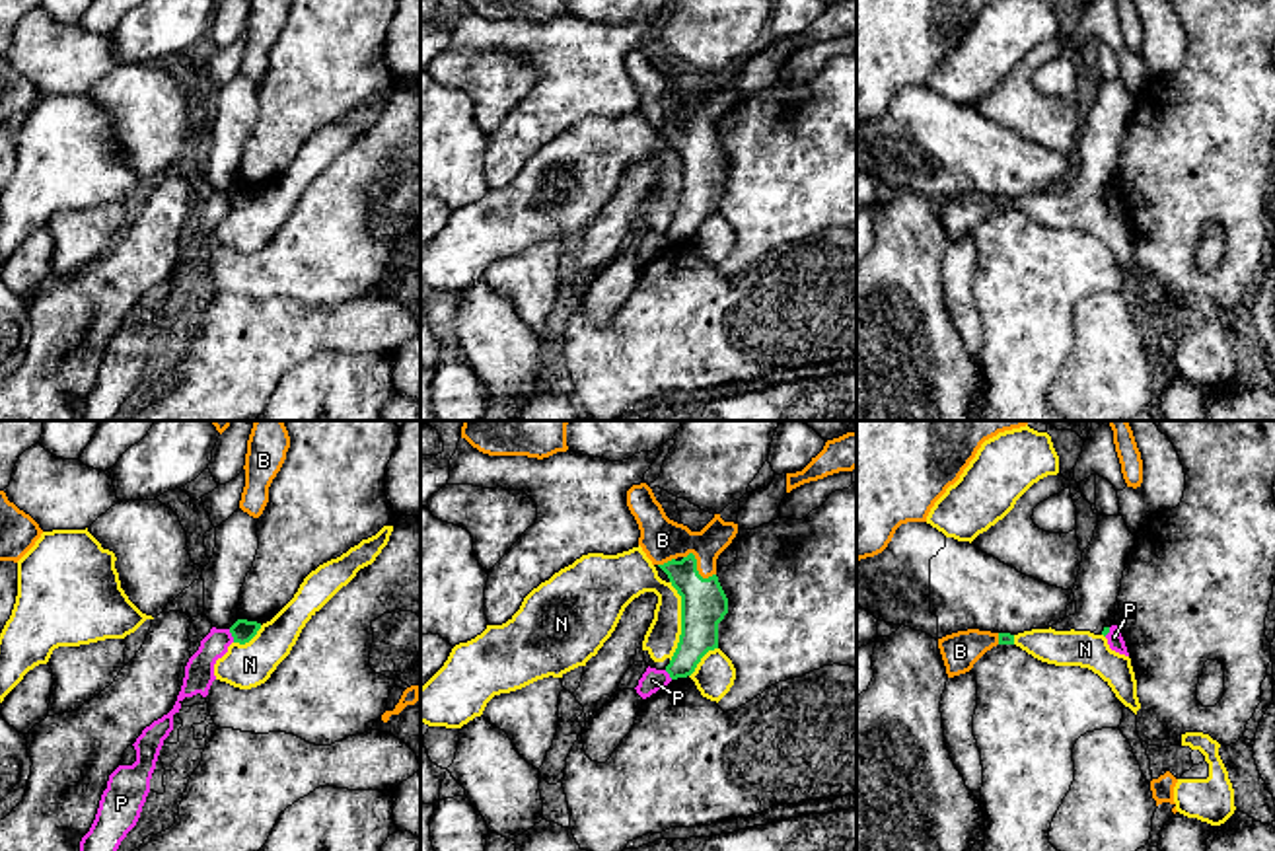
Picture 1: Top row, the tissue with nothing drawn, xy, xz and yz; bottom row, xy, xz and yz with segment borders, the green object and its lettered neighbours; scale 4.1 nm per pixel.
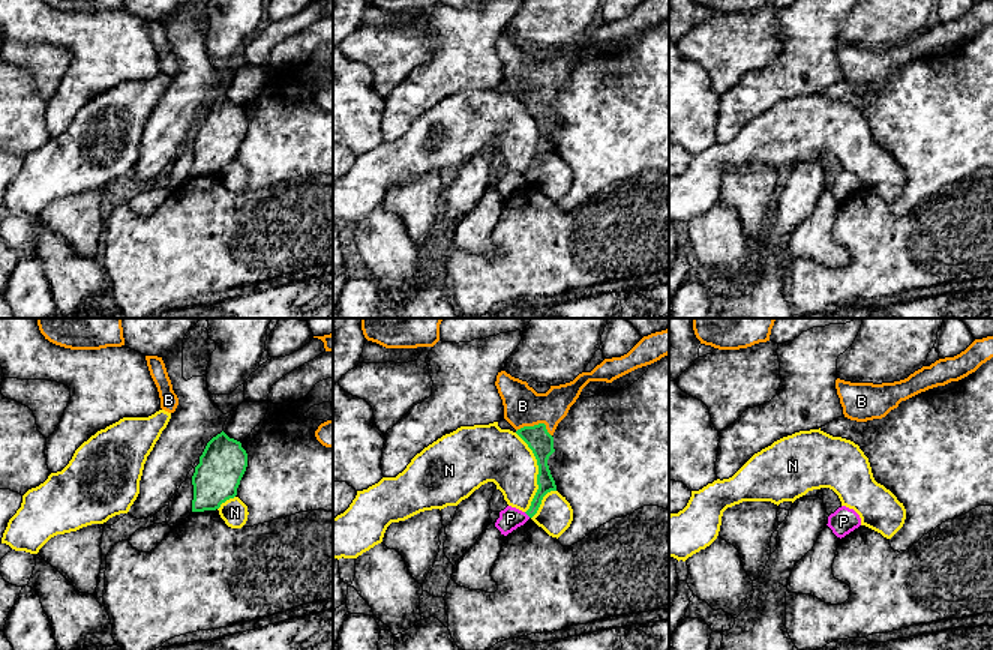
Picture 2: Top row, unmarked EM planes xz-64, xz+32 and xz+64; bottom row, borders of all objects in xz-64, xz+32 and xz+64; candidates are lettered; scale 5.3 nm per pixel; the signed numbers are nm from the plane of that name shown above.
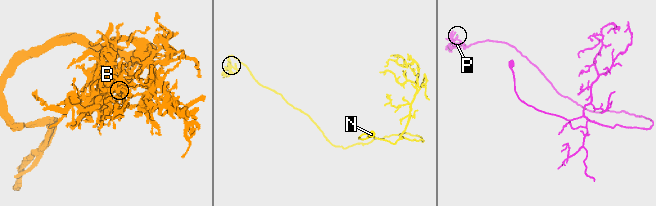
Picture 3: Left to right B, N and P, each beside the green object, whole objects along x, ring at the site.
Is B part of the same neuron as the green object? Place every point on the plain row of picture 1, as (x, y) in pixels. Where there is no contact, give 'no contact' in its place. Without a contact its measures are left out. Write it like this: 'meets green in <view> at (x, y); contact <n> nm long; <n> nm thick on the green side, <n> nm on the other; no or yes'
meets green in xz at (695, 131); contact 160 nm long; 190 nm thick on the green side, 180 nm on the other; yes

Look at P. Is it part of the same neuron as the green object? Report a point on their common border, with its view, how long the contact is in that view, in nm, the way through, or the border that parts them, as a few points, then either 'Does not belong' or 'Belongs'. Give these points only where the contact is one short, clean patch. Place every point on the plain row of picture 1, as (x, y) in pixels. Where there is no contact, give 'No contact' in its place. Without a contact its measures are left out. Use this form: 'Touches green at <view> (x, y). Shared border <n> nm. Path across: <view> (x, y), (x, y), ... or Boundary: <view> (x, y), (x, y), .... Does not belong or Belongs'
Touches green at xy (232, 199). Shared border 60 nm. Boundary: xy (228, 193), (234, 205). Does not belong

